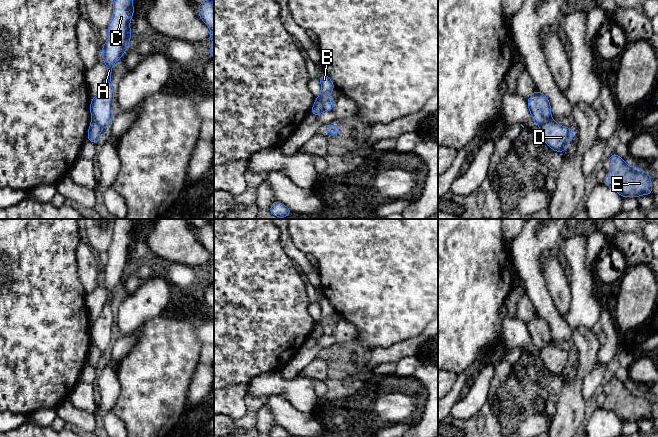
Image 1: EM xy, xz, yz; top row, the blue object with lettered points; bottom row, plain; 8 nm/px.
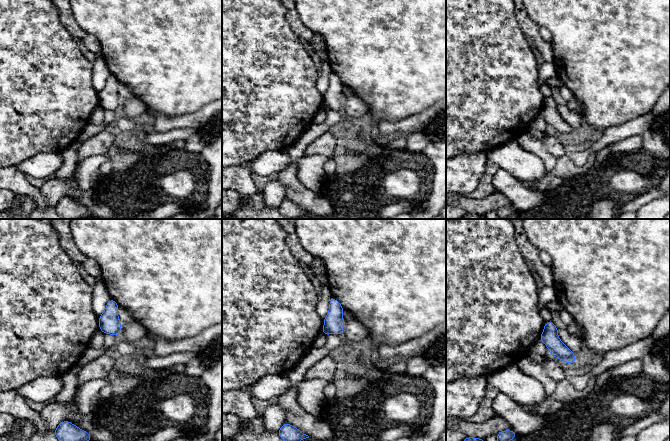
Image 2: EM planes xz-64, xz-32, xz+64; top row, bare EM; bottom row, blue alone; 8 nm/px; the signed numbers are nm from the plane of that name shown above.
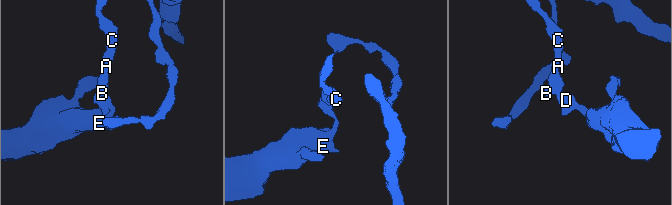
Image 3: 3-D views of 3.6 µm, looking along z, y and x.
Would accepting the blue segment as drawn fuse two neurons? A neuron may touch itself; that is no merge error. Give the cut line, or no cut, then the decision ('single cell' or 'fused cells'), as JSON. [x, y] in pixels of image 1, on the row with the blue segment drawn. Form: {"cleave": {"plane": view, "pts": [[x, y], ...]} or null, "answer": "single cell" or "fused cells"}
{"cleave": {"plane": "xz", "pts": [[316, 97], [324, 109]]}, "answer": "fused cells"}

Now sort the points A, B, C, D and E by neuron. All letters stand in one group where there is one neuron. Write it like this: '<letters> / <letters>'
A B C / D E

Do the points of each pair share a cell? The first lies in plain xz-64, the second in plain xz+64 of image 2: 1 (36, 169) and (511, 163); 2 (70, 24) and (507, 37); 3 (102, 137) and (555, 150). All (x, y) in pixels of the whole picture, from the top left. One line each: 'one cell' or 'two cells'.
1: one cell
2: two cells
3: one cell

